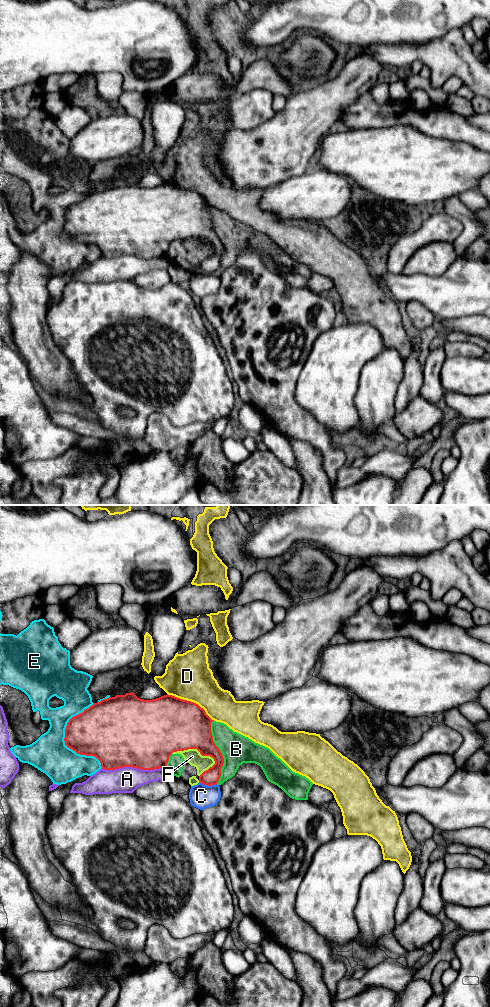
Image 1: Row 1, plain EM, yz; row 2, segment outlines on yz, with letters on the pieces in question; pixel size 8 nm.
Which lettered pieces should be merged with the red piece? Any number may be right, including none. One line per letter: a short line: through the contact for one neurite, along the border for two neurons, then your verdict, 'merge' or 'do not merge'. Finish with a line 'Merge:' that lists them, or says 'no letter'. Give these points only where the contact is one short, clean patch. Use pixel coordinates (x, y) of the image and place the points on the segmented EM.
A: do not merge
B: do not merge
C: do not merge
D: do not merge
E: do not merge
F: do not merge
Merge: no letter

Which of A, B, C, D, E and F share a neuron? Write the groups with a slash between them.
A / B F / C / D / E

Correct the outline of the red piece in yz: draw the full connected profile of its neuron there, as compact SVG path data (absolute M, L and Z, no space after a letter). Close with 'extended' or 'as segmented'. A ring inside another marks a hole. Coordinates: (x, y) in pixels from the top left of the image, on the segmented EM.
M131 692L131 693L126 693L125 695L116 695L115 697L109 697L107 699L103 699L100 702L94 703L92 706L85 709L82 713L72 717L67 723L67 726L65 729L64 741L65 741L65 745L68 748L75 751L77 754L96 757L100 761L102 769L105 769L105 770L115 770L123 767L133 767L133 768L142 769L142 770L154 770L159 768L166 769L167 763L169 761L169 757L172 755L173 752L184 751L188 749L197 749L202 756L210 756L215 761L215 764L212 767L204 771L199 776L200 783L202 783L203 785L211 786L211 785L216 785L218 783L221 776L221 768L224 764L223 755L213 741L213 736L211 733L211 723L213 721L214 720L212 720L206 714L205 710L194 702L183 700L168 694L156 699L144 700L144 699L138 698L133 692Z | as segmented

